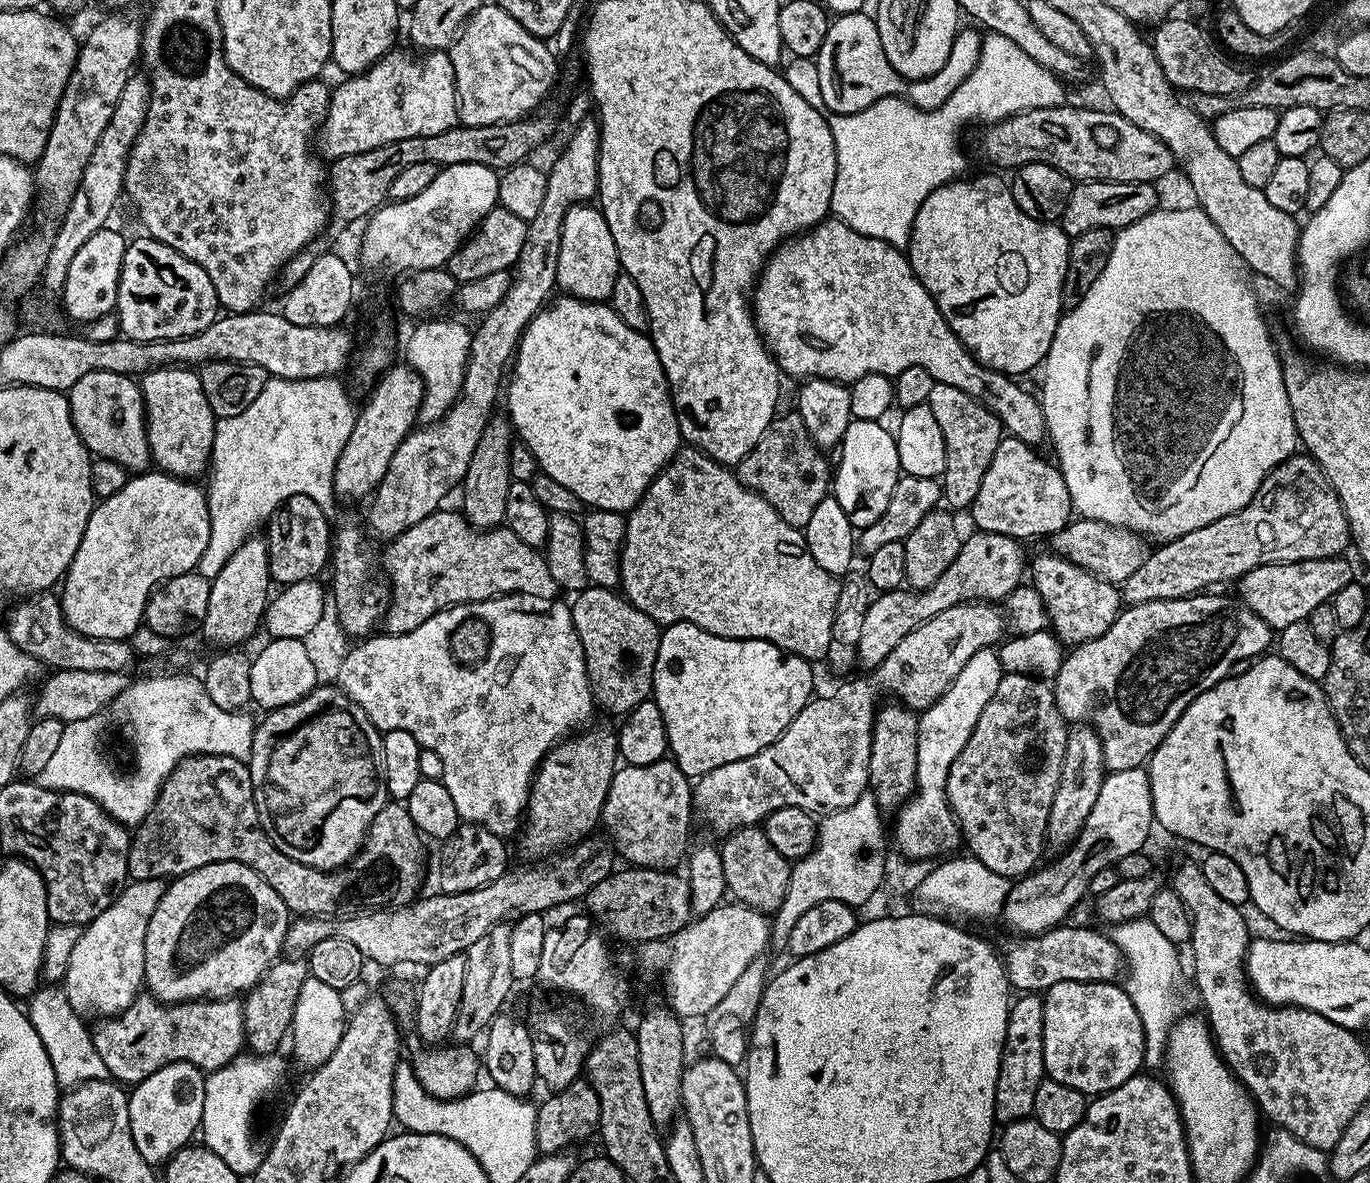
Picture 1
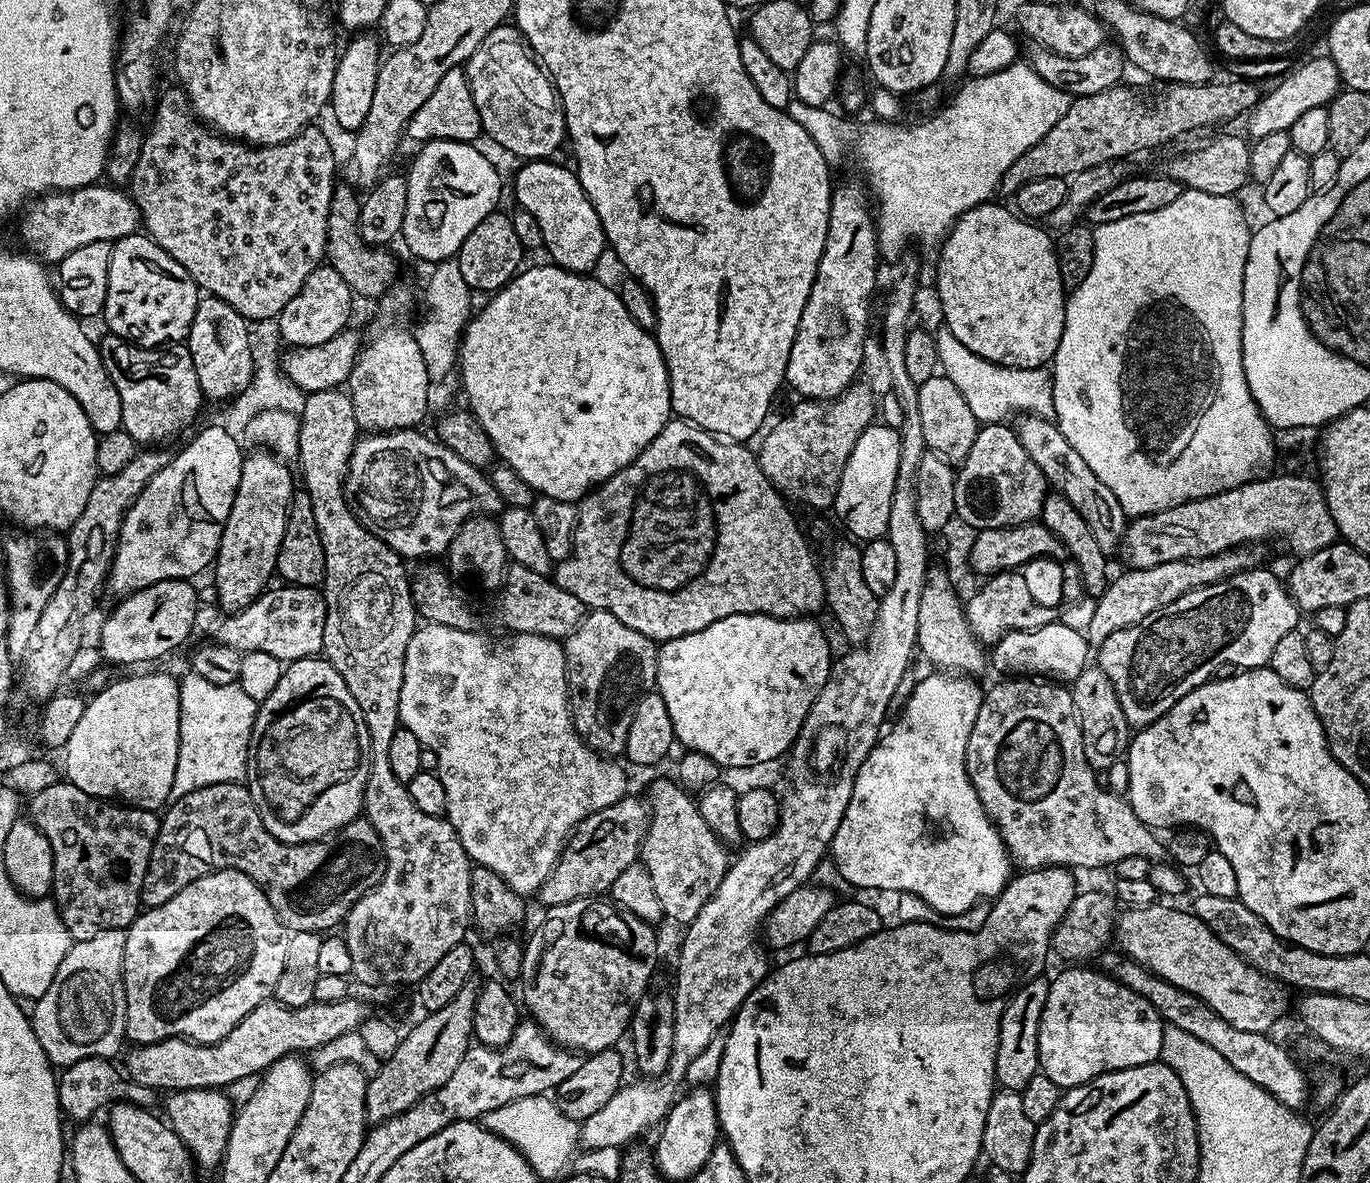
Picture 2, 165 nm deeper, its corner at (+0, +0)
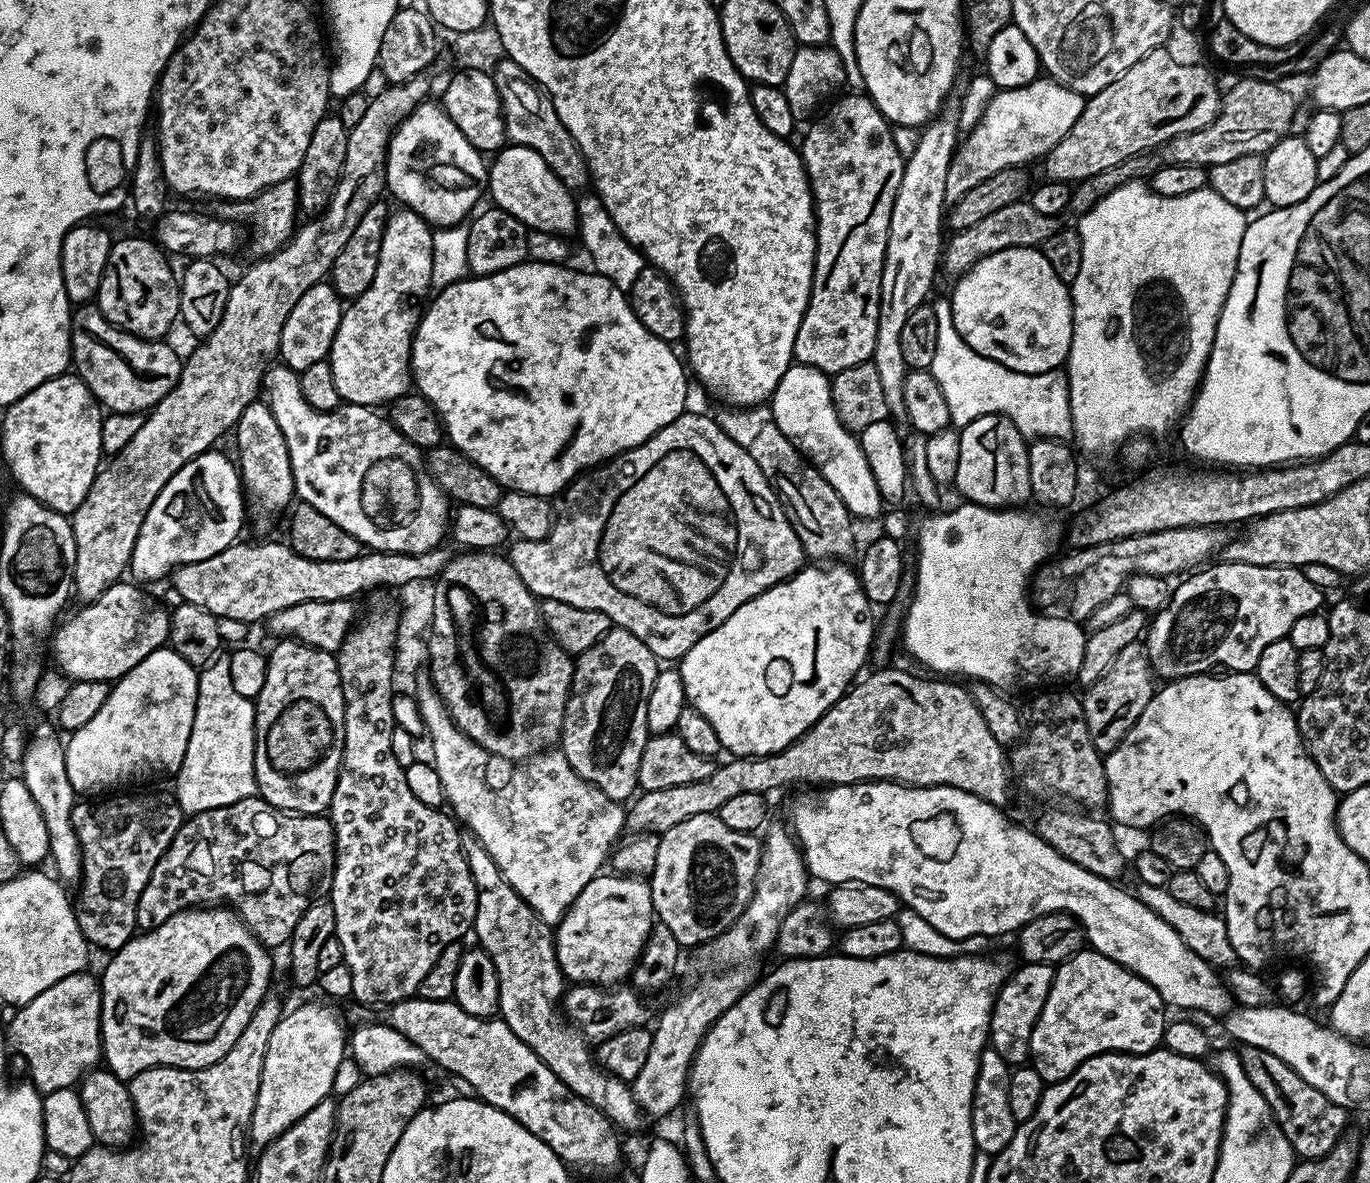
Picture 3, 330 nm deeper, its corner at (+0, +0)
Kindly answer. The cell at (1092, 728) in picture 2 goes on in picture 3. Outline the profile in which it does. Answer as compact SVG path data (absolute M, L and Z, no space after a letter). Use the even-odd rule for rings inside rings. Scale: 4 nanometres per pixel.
M1137 642L1125 646L1119 652L1110 670L1106 670L1106 674L1102 674L1098 682L1087 685L1085 692L1088 693L1083 693L1082 696L1084 717L1090 734L1090 742L1094 742L1094 746L1101 754L1112 752L1114 746L1118 746L1118 742L1126 738L1130 726L1138 722L1138 714L1146 710L1152 697L1154 691L1152 680L1154 681L1154 673L1151 664L1148 663L1147 647Z

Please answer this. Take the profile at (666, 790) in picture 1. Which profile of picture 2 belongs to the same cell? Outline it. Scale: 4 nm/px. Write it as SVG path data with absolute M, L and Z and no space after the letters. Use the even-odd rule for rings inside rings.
M675 779L672 780L656 780L648 788L648 832L639 859L650 870L650 879L658 893L658 902L662 902L665 917L687 926L718 890L728 872L730 855L714 830L706 826L706 818L702 818L697 801Z

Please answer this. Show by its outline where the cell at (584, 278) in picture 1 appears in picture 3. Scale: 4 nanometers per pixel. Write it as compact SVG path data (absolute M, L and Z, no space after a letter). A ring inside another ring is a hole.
M521 144L505 146L491 157L490 163L488 164L486 192L489 197L492 195L491 203L495 207L514 214L514 218L518 218L518 222L522 222L530 230L546 230L547 232L553 232L562 237L567 237L569 235L568 232L572 234L577 231L577 197L553 174L550 166L546 166L542 154L538 154L526 146L522 146Z

